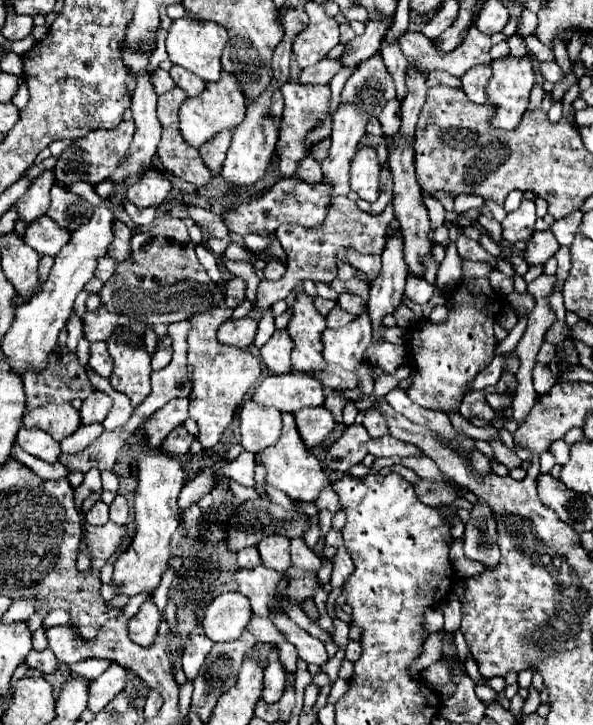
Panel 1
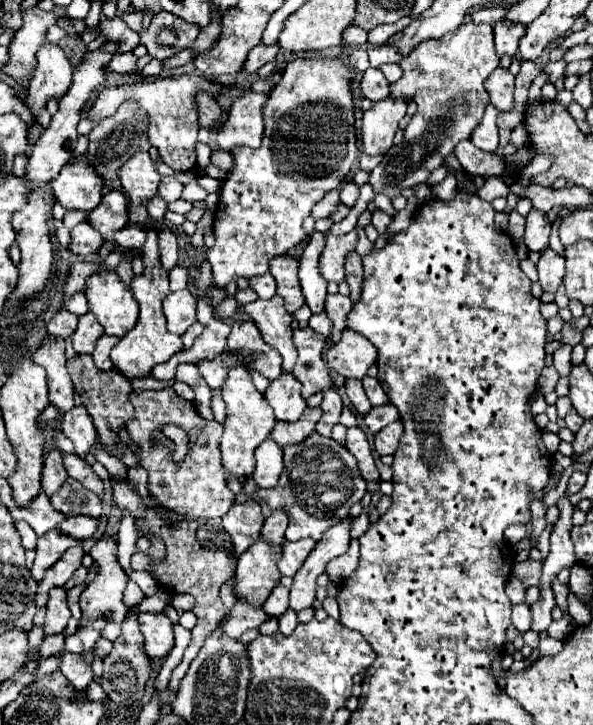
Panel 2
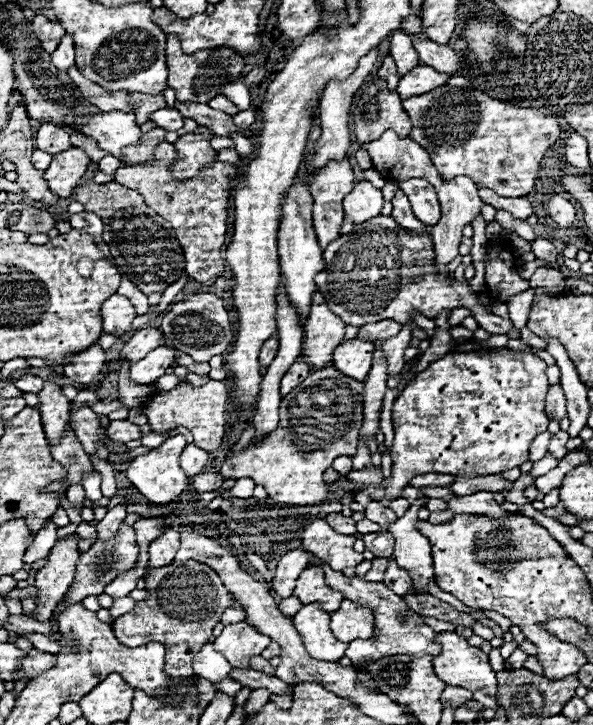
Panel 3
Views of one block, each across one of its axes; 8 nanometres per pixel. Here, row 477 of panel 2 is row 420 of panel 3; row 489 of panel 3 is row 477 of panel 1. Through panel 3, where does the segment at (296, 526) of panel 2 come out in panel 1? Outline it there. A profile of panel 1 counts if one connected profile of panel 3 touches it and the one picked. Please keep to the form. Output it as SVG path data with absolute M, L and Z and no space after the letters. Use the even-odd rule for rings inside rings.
M282 414L282 422L284 422L284 428L282 428L282 436L280 436L278 444L274 444L266 452L258 454L256 460L266 470L266 484L286 492L292 500L314 502L318 498L318 492L326 486L326 474L322 472L320 460L302 442L298 428L296 428L296 422L294 422L294 416Z

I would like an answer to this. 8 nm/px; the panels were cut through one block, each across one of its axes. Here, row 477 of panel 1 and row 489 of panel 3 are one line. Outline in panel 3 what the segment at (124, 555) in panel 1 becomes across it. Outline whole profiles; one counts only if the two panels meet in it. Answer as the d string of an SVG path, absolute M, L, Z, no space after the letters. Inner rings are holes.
M176 434L172 438L168 438L162 446L150 450L148 454L142 454L142 456L136 456L132 462L130 462L130 468L126 470L126 476L128 480L152 502L152 504L168 504L172 500L176 500L186 488L188 488L188 476L184 474L184 470L180 468L178 460L180 460L180 454L182 450L186 448L186 440L182 434Z

